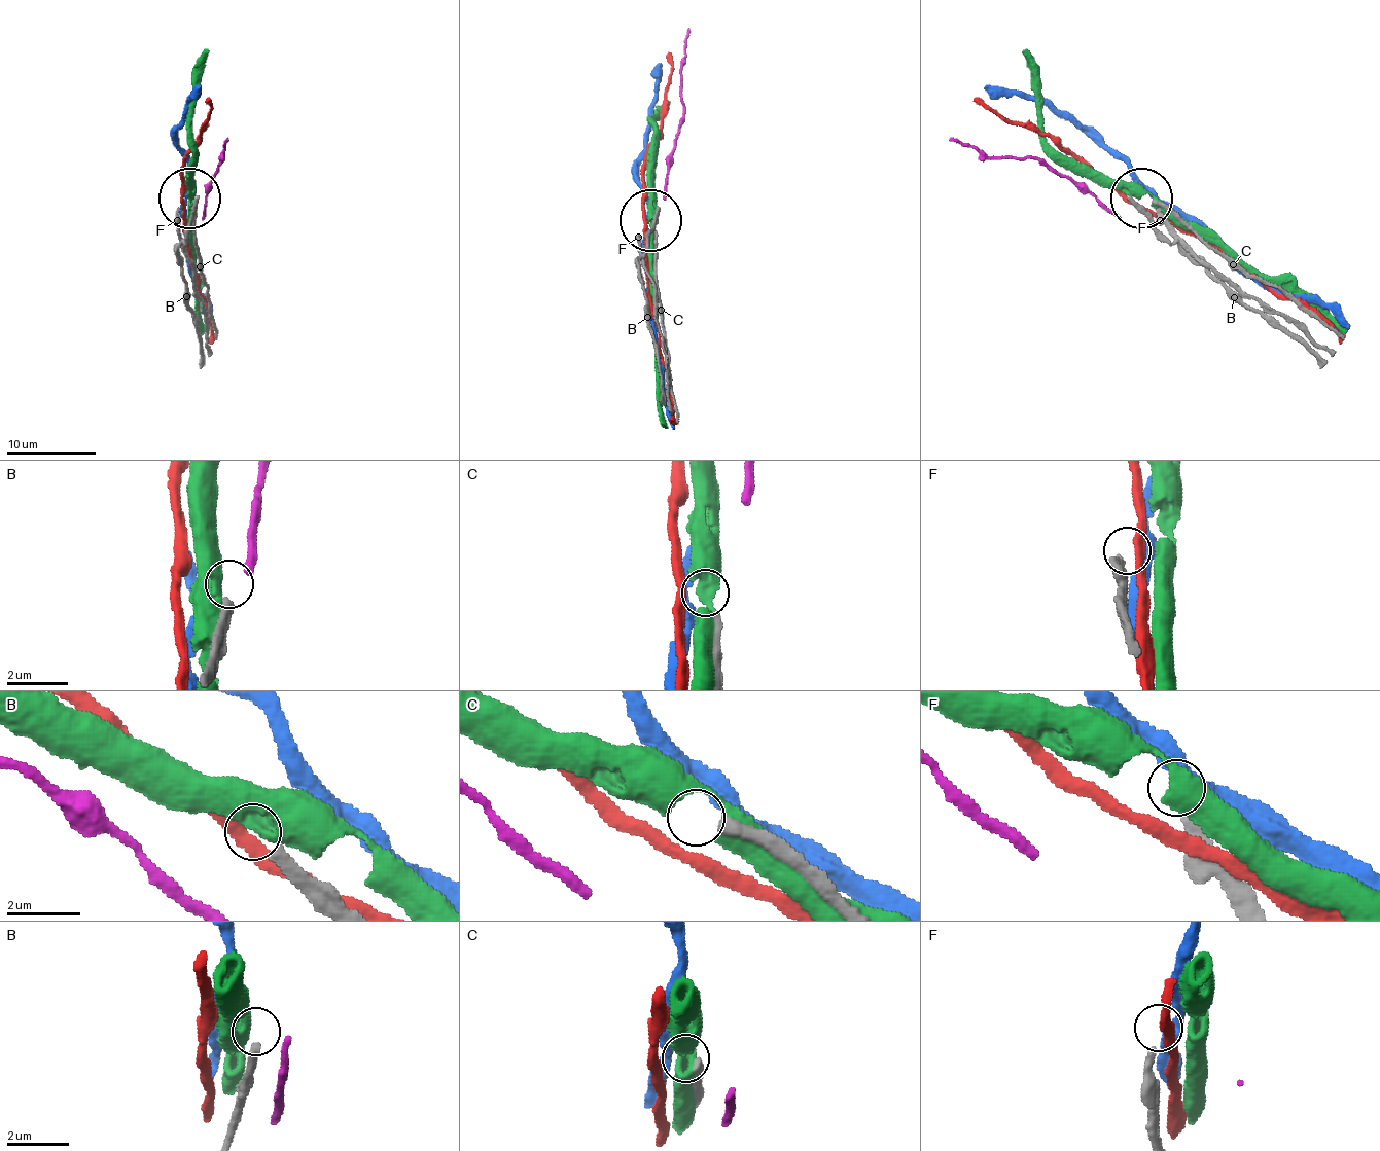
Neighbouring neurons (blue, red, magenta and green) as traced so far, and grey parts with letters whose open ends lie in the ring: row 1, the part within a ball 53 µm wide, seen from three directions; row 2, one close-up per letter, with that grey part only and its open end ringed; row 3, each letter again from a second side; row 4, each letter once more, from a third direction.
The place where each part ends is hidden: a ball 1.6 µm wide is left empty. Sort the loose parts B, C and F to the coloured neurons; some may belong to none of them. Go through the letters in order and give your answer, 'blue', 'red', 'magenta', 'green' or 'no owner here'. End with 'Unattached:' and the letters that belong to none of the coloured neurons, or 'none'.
B: no owner here
C: no owner here
F: no owner here
Unattached: B, C, F

